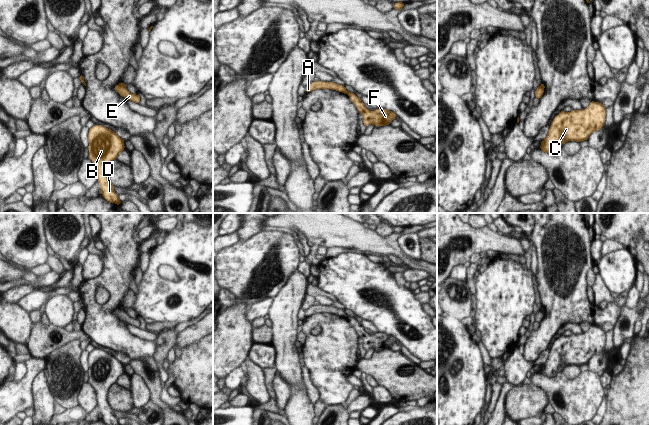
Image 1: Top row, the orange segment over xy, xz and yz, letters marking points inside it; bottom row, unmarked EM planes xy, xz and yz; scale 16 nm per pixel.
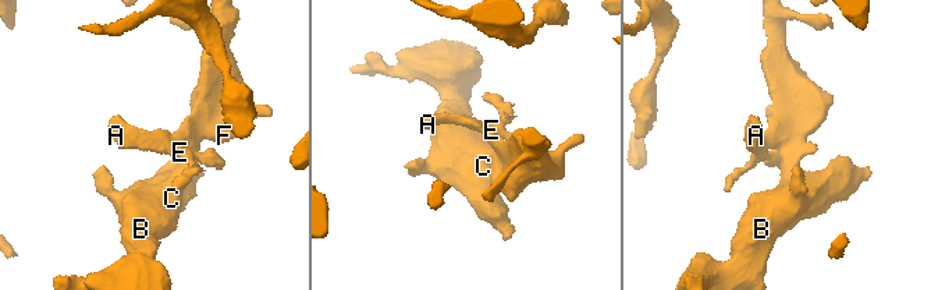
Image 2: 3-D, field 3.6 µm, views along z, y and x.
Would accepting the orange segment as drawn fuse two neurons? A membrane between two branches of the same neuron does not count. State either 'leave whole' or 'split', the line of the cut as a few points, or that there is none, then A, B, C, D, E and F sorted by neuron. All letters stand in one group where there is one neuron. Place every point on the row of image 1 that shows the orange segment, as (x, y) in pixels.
split; cut in yz along (540, 84), (543, 88); A E / B C D F

